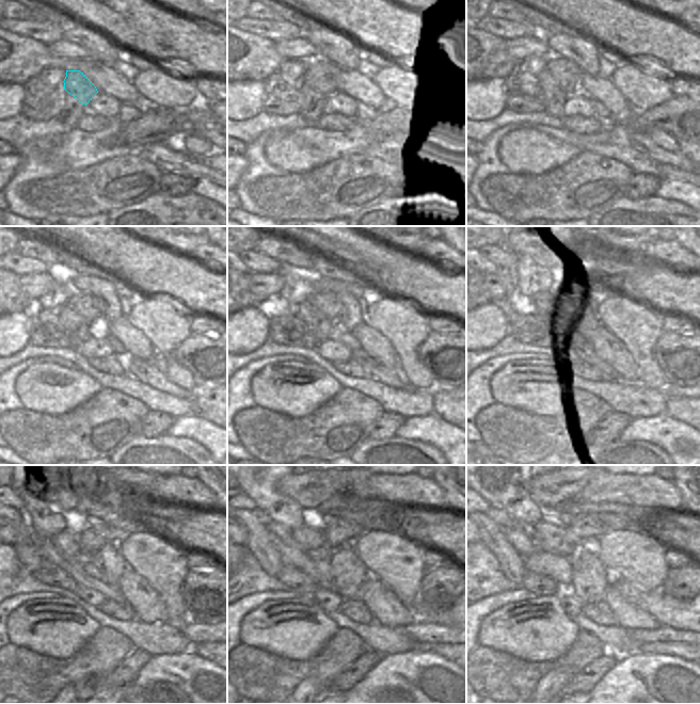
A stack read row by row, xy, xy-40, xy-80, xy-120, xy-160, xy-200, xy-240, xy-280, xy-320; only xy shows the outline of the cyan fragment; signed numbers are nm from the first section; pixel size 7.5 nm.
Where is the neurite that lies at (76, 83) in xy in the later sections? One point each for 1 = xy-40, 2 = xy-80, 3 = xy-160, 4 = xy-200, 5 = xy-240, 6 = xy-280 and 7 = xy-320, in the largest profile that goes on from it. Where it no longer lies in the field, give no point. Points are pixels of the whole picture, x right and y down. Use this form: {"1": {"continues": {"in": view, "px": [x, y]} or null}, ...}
{"1": {"continues": {"in": "xy-40", "px": [321, 75]}}, "2": {"continues": {"in": "xy-80", "px": [567, 75]}}, "3": {"continues": {"in": "xy-160", "px": [325, 302]}}, "4": {"continues": {"in": "xy-200", "px": [569, 296]}}, "5": {"continues": {"in": "xy-240", "px": [93, 533]}}, "6": {"continues": {"in": "xy-280", "px": [337, 532]}}, "7": {"continues": {"in": "xy-320", "px": [579, 527]}}}

